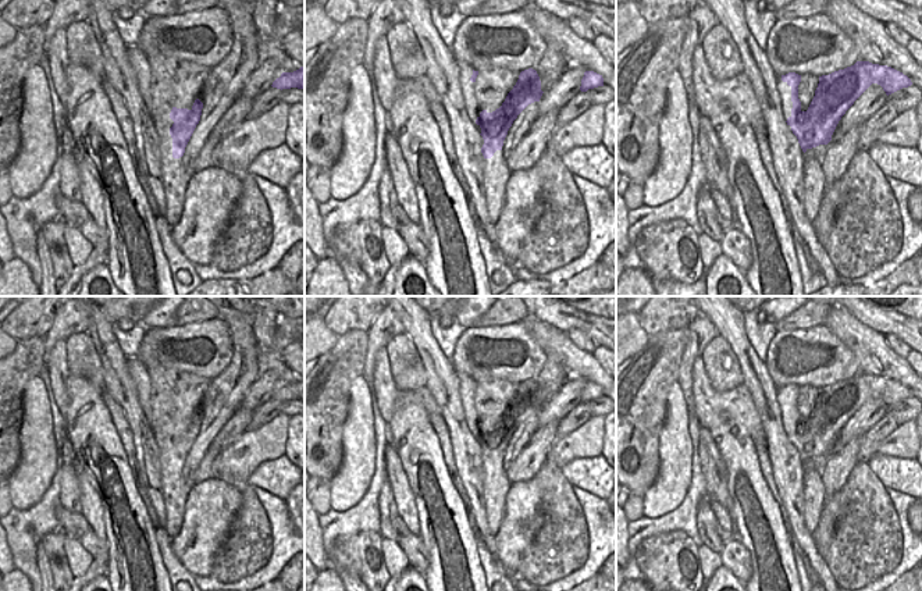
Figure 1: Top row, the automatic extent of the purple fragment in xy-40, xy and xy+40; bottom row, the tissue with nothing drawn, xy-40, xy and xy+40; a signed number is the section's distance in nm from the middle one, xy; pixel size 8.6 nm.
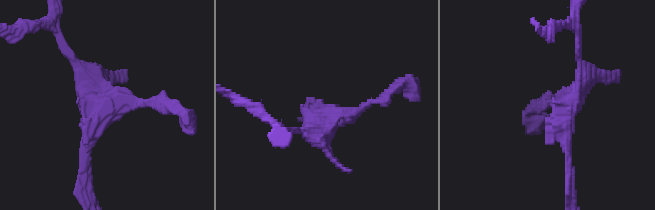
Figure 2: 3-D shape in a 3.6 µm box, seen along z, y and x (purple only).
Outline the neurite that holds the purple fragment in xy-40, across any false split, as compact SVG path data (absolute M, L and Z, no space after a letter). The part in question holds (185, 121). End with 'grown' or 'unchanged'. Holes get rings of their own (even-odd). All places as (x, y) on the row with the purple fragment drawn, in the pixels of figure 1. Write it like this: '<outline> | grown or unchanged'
M196 99L192 108L177 108L172 107L170 118L174 121L170 128L170 135L172 138L172 157L179 159L185 153L185 147L200 121L203 103Z | unchanged

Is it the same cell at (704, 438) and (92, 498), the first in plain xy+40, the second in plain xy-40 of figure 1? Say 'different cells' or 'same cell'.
same cell

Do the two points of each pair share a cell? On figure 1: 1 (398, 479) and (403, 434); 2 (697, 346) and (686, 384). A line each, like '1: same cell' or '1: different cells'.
1: different cells
2: same cell

